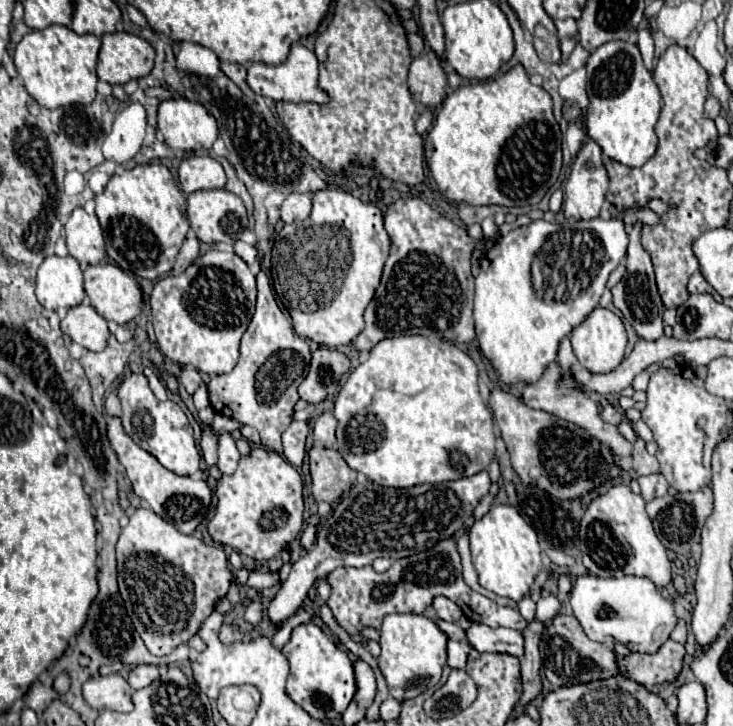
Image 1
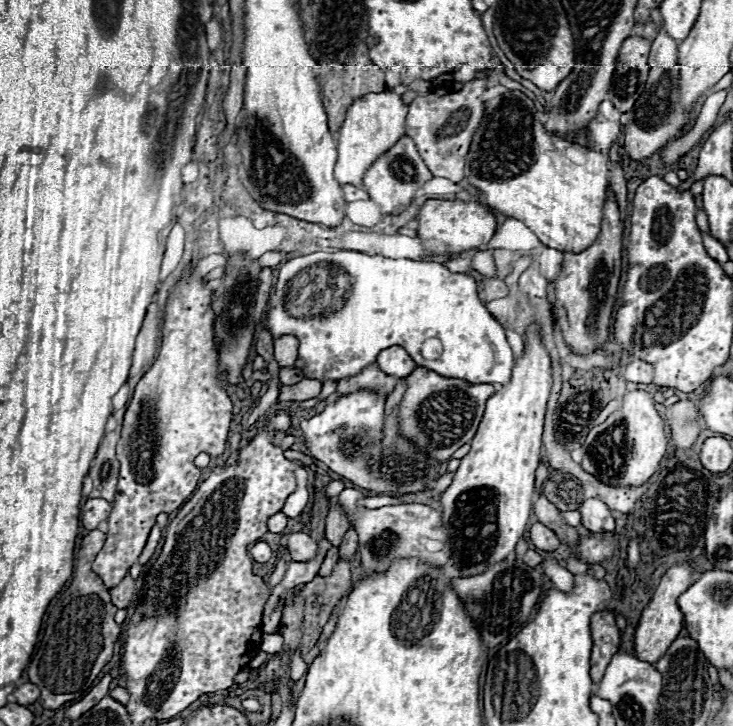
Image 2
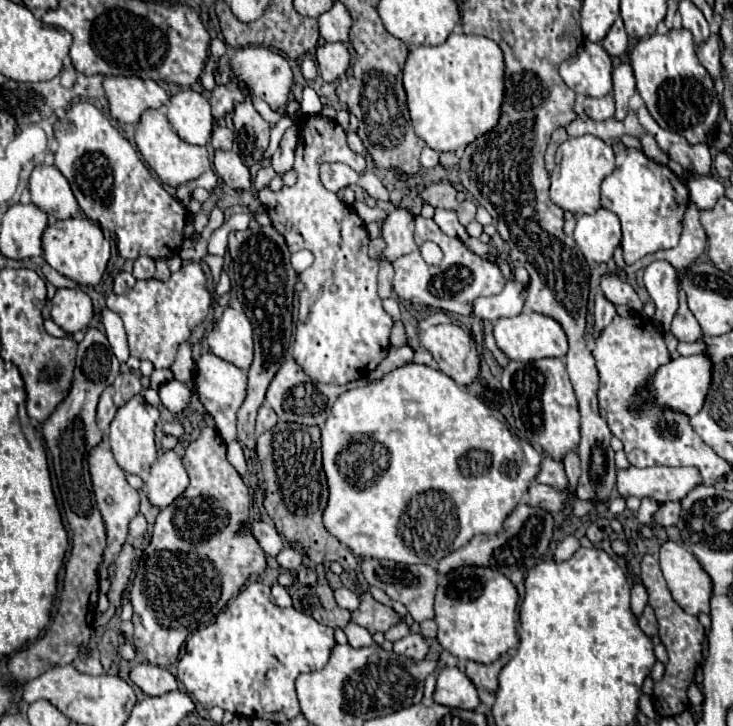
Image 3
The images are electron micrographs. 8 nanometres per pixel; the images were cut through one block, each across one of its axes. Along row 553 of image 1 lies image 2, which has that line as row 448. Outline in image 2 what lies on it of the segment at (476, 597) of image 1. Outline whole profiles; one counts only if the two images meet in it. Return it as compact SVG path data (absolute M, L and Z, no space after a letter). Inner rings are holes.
M416 368L408 376L408 388L400 402L400 428L408 440L430 452L438 462L448 462L452 454L474 438L482 420L486 400L496 392L492 384L470 384L460 378L446 378L426 368Z

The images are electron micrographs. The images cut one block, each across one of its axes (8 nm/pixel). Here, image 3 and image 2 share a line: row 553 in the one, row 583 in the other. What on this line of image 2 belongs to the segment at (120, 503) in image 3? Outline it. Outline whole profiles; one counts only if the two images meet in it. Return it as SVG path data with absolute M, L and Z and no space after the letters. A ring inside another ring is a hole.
M188 266L186 276L166 302L158 358L136 384L134 396L126 406L124 428L116 448L120 470L106 544L92 564L92 570L108 588L118 586L130 566L138 562L156 516L162 512L172 514L196 490L200 470L194 466L194 458L200 452L220 456L226 448L232 402L218 378L212 330L216 314L210 302L212 290L206 288L202 278L194 280Z

